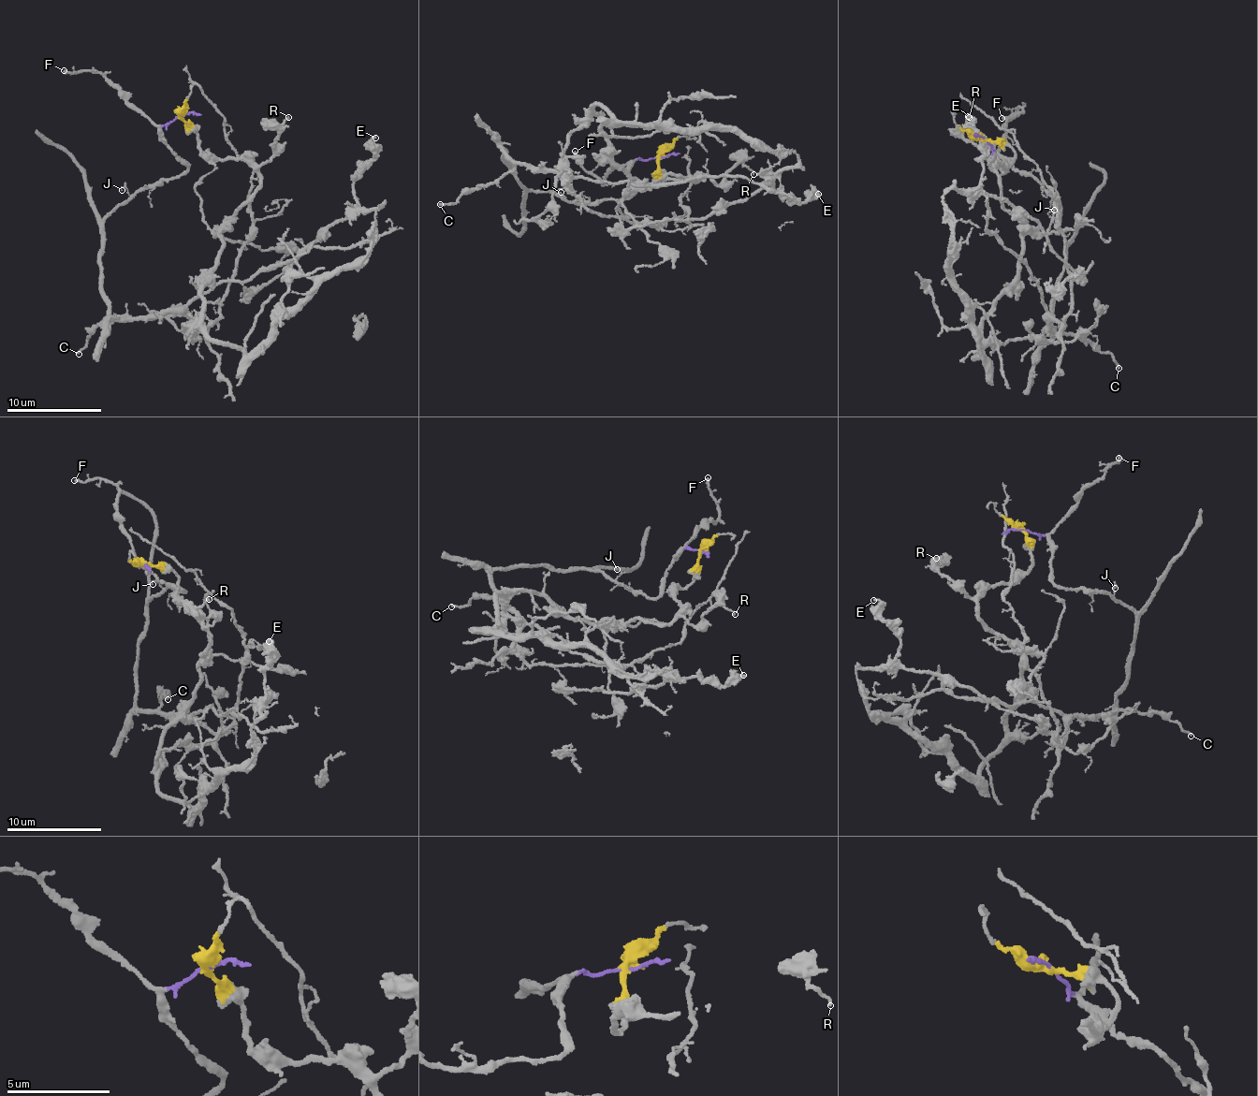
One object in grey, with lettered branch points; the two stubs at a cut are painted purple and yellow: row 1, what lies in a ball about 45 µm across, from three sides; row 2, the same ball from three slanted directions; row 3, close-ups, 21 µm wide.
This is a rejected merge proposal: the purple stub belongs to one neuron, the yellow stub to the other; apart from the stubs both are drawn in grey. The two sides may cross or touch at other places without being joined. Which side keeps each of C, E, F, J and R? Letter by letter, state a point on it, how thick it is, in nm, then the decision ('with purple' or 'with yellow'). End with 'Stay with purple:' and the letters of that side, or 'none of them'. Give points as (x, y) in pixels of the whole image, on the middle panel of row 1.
C: (440, 204) | 190 nm | with purple
E: (818, 194) | 220 nm | with yellow
F: (575, 151) | 240 nm | with purple
J: (561, 192) | 120 nm | with purple
R: (753, 174) | 150 nm | with yellow
Stay with purple: C, F, J

